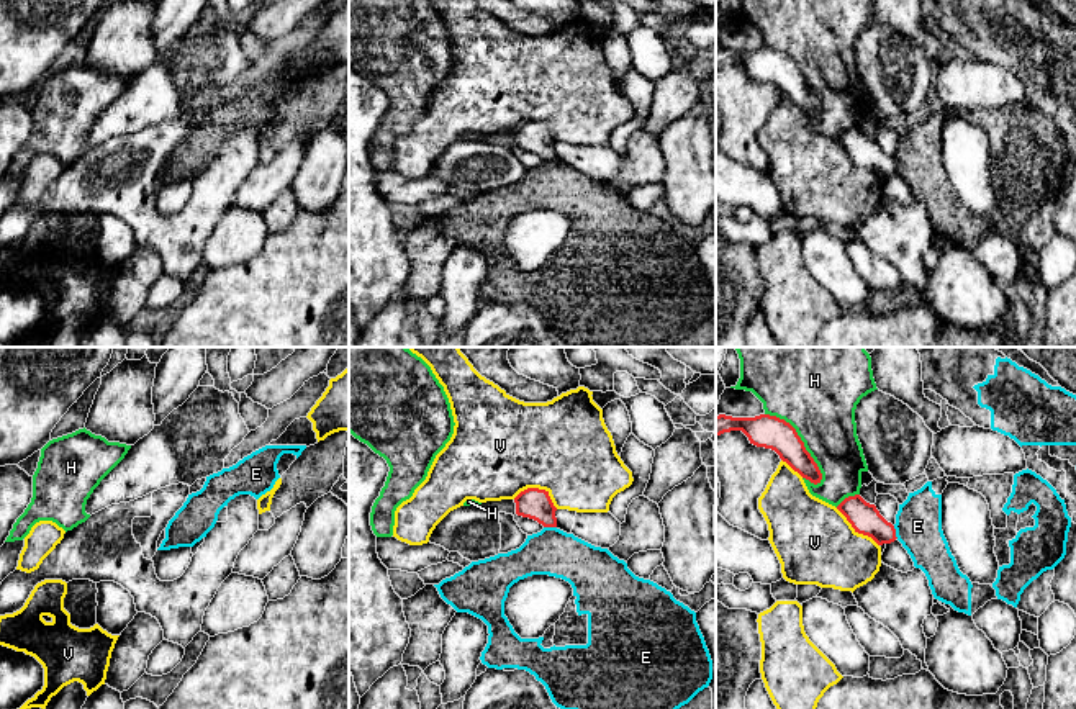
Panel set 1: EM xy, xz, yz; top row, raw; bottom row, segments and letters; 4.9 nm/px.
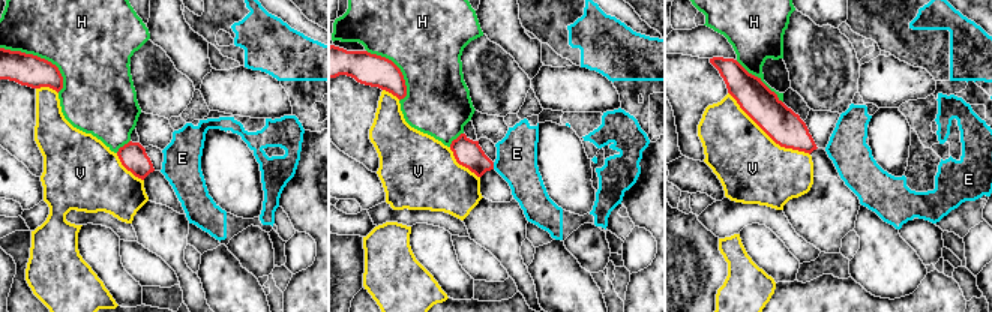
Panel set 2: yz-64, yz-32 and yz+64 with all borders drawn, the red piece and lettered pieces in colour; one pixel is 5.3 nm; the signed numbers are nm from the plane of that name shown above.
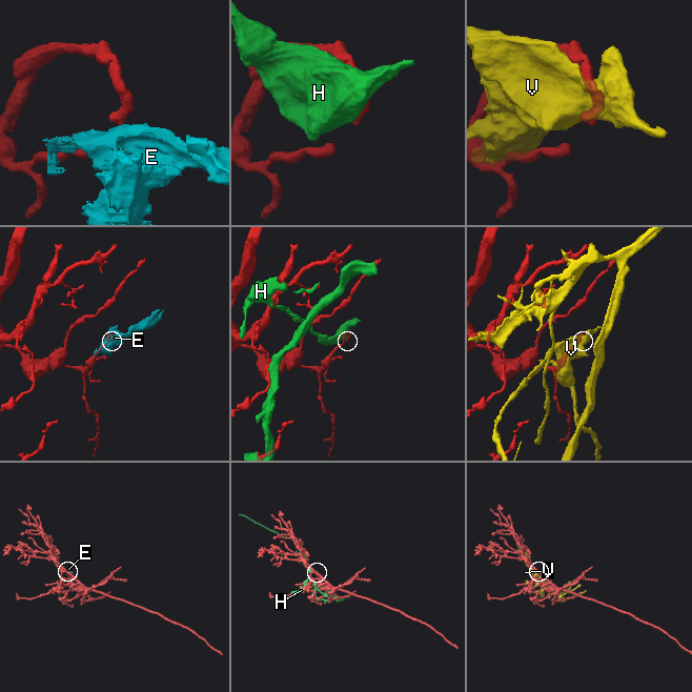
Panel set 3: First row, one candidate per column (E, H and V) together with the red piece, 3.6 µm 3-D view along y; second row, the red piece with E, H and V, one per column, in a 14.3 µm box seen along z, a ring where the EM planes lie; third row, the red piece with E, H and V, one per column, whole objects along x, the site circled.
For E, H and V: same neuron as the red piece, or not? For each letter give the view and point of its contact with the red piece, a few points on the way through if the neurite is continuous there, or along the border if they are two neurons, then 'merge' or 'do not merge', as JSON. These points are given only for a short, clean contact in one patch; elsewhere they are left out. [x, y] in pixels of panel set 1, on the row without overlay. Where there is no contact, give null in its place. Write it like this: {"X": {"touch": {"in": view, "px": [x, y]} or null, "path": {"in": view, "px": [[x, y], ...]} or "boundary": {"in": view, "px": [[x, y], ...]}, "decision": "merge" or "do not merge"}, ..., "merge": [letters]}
{"E": {"touch": {"in": "xz", "px": [551, 159]}, "boundary": {"in": "xz", "px": [[544, 159], [556, 161]]}, "decision": "do not merge"}, "H": {"touch": {"in": "yz", "px": [803, 76]}, "decision": "do not merge"}, "V": {"touch": {"in": "xz", "px": [538, 121]}, "decision": "do not merge"}, "merge": []}

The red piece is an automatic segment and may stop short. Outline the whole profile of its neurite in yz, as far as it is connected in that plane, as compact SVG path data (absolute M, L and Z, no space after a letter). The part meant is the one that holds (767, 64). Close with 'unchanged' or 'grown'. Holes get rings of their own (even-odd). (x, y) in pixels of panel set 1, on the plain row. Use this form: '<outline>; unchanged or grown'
M770 47L755 51L716 49L716 69L730 64L742 64L750 77L775 84L802 111L814 118L821 116L822 106L817 97L806 84L796 62L784 52Z; unchanged

